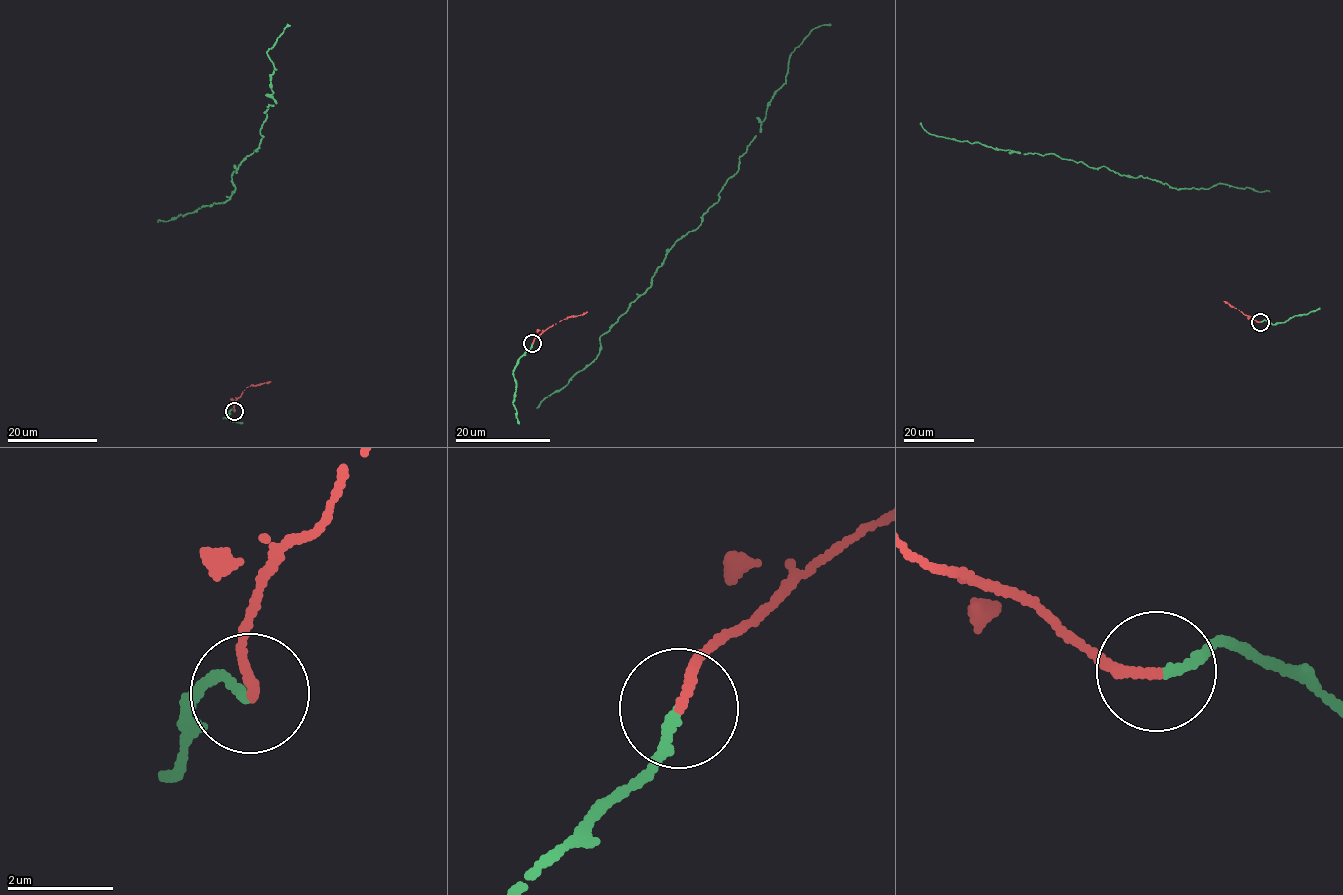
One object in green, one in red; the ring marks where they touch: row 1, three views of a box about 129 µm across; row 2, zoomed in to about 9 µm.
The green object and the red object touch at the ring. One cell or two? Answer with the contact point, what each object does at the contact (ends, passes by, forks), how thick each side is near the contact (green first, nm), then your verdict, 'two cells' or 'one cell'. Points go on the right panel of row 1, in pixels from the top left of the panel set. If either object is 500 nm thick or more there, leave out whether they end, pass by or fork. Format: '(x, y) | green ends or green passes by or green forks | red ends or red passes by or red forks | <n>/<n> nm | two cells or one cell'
(1260, 322) | green ends | red ends | 180/170 nm | one cell

